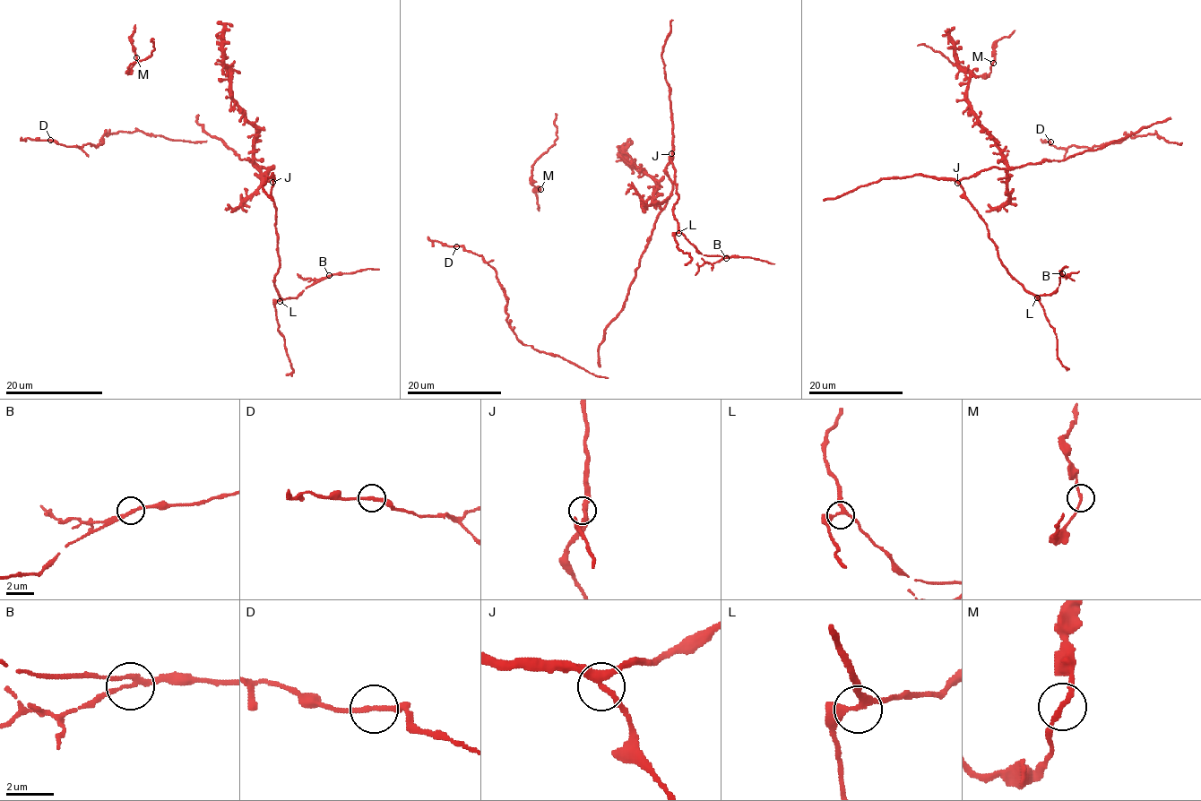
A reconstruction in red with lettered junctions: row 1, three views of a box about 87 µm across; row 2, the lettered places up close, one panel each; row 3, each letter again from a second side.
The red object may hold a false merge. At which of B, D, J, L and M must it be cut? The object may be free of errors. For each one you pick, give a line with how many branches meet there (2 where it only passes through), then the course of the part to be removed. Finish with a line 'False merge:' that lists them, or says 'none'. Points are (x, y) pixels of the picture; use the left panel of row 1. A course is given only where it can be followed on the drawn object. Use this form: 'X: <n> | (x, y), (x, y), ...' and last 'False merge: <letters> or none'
B: 3 | (328, 275), (306, 279), (297, 274)
False merge: B

